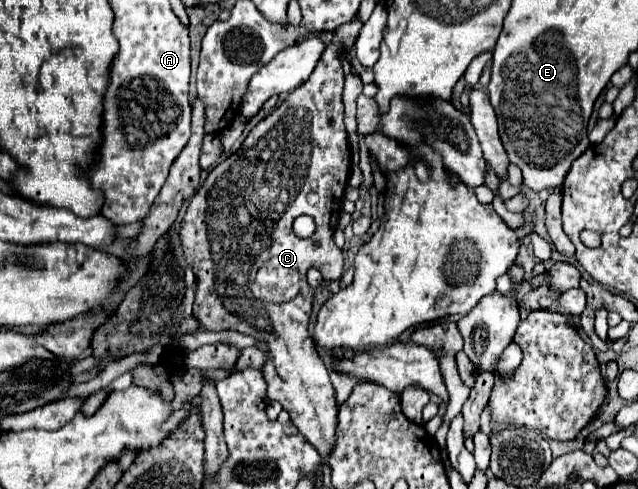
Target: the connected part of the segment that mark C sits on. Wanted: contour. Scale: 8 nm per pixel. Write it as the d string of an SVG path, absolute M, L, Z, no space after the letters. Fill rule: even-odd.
M354 17L334 31L332 43L322 53L314 73L306 83L296 87L288 97L266 115L244 139L242 147L228 159L218 163L206 181L198 187L186 209L180 225L180 243L186 263L196 275L194 317L208 331L236 329L266 345L268 359L262 365L262 375L268 383L268 401L278 401L288 413L298 431L318 449L324 463L328 463L336 441L338 403L334 385L328 377L324 361L314 349L308 333L308 319L312 311L312 287L306 281L306 271L316 267L325 282L339 280L344 273L342 249L334 243L334 229L342 213L344 193L350 175L348 131L344 125L344 51L354 47L362 21ZM298 215L310 215L316 221L316 233L308 239L298 239L292 231L292 221Z

